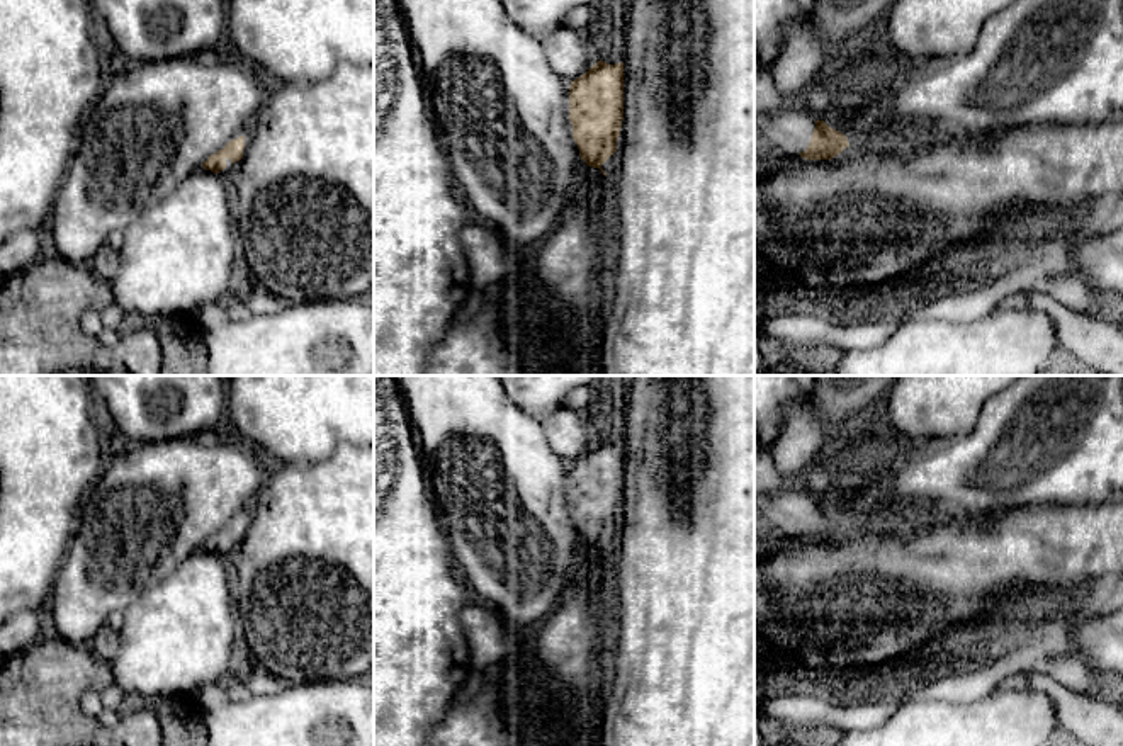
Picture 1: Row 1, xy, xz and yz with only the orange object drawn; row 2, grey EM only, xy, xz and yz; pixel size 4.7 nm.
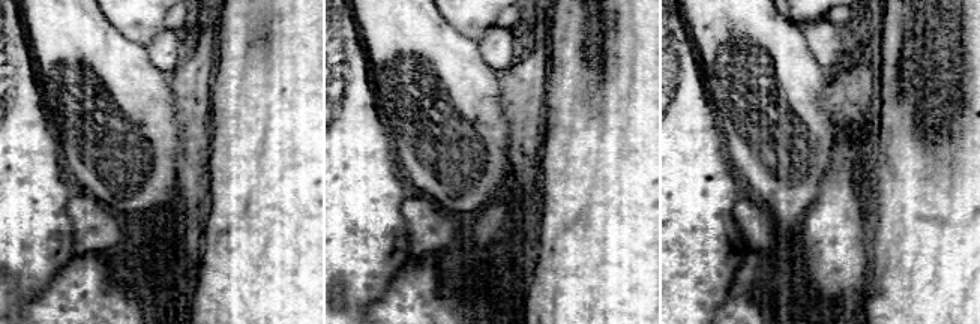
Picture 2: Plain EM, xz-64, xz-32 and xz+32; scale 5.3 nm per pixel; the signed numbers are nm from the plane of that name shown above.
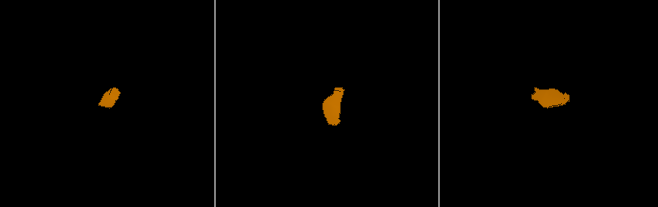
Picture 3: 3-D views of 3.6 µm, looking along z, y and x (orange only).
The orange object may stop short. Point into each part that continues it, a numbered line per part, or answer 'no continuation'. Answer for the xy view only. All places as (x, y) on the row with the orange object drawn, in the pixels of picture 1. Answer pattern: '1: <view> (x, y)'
1: xy (228, 172)

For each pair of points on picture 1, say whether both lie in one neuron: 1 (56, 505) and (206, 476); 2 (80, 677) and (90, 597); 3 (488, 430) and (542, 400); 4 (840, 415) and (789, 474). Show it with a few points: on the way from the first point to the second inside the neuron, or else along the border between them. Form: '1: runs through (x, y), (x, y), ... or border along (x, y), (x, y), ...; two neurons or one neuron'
1: border along (104, 466), (104, 471), (82, 503), (72, 539); two neurons
2: border along (50, 632), (87, 646); two neurons
3: border along (505, 393), (539, 422); two neurons
4: runs through (824, 427), (792, 459); one neuron

